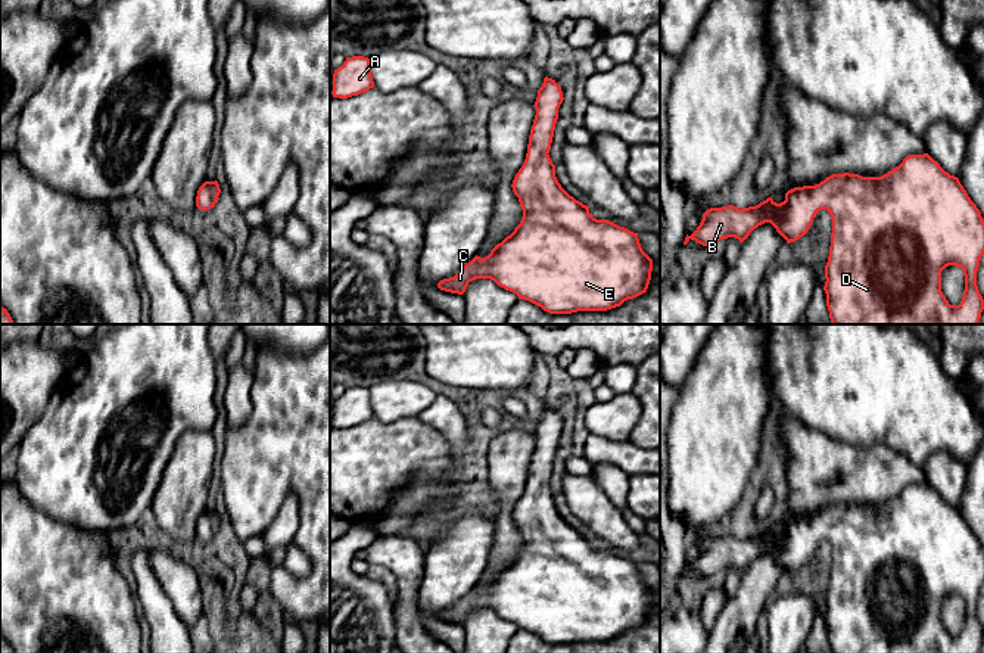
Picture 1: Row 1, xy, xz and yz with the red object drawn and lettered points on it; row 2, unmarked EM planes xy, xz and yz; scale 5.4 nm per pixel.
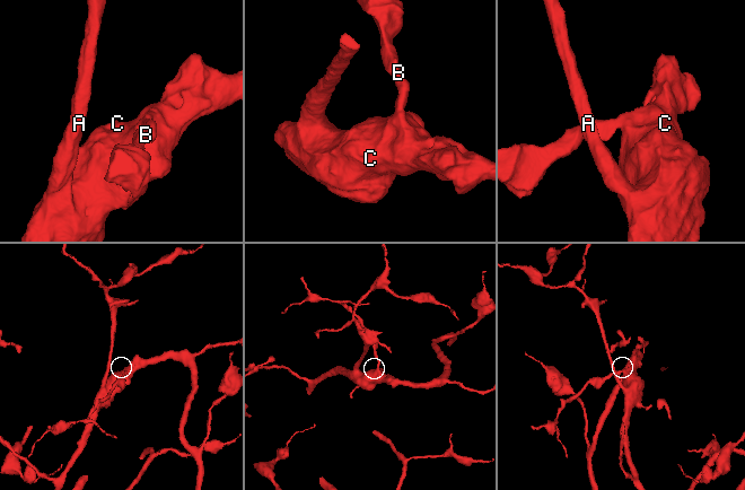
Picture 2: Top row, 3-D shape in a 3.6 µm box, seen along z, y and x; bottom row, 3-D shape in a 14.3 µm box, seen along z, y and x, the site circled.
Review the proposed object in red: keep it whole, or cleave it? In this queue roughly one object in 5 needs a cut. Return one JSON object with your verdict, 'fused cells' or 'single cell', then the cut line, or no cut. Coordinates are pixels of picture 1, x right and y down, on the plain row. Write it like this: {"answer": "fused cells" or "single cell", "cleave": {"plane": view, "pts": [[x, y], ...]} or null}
{"answer": "single cell", "cleave": null}

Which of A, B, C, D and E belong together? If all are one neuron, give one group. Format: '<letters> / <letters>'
A B C D E

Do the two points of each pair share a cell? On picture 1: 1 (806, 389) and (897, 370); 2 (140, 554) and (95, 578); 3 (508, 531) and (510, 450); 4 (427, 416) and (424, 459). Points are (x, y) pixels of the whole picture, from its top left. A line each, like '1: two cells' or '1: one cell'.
1: one cell
2: two cells
3: one cell
4: two cells

